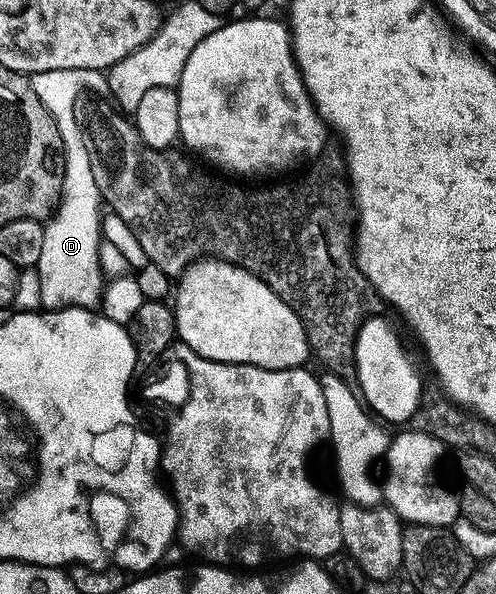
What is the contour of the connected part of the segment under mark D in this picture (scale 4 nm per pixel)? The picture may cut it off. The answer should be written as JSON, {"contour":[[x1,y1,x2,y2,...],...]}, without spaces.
{"contour":[[56,69,55,71,39,71,29,77,31,87,35,95,47,107,47,111,57,120,61,135,61,148,65,155,65,176,61,186,61,203,53,216,48,218,43,235,43,252,39,255,36,268,39,275,41,290,41,304,46,310,51,309,91,309,96,310,101,303,101,296,105,294,107,278,101,272,101,260,97,254,101,250,103,234,101,234,101,209,103,210,103,198,99,187,95,183,95,175,91,175,91,159,85,146,85,140,81,129,75,120,73,104,83,92,81,85,82,70]]}

